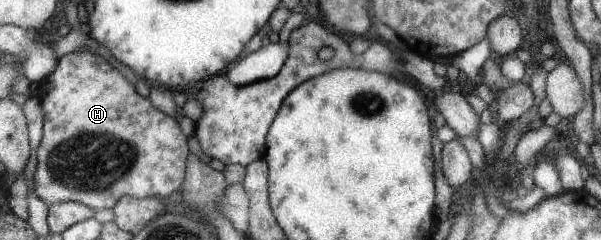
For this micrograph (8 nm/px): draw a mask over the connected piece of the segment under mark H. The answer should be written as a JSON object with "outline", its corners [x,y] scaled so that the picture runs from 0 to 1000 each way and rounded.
{"outline":[[[123,213],[106,229],[97,292],[87,317],[73,329],[73,350],[70,350],[67,375],[70,375],[67,383],[70,442],[73,442],[73,467],[77,467],[77,525],[70,600],[58,646],[52,763],[60,775],[60,808],[83,858],[110,838],[130,838],[151,858],[156,875],[176,875],[176,867],[190,867],[195,842],[208,817],[220,817],[220,825],[265,821],[275,833],[303,767],[306,700],[309,700],[309,650],[313,650],[309,567],[303,558],[303,542],[296,533],[290,492],[283,492],[280,475],[266,467],[263,450],[256,450],[250,408],[235,400],[226,379],[223,350],[216,346],[176,242],[150,213]]]}

